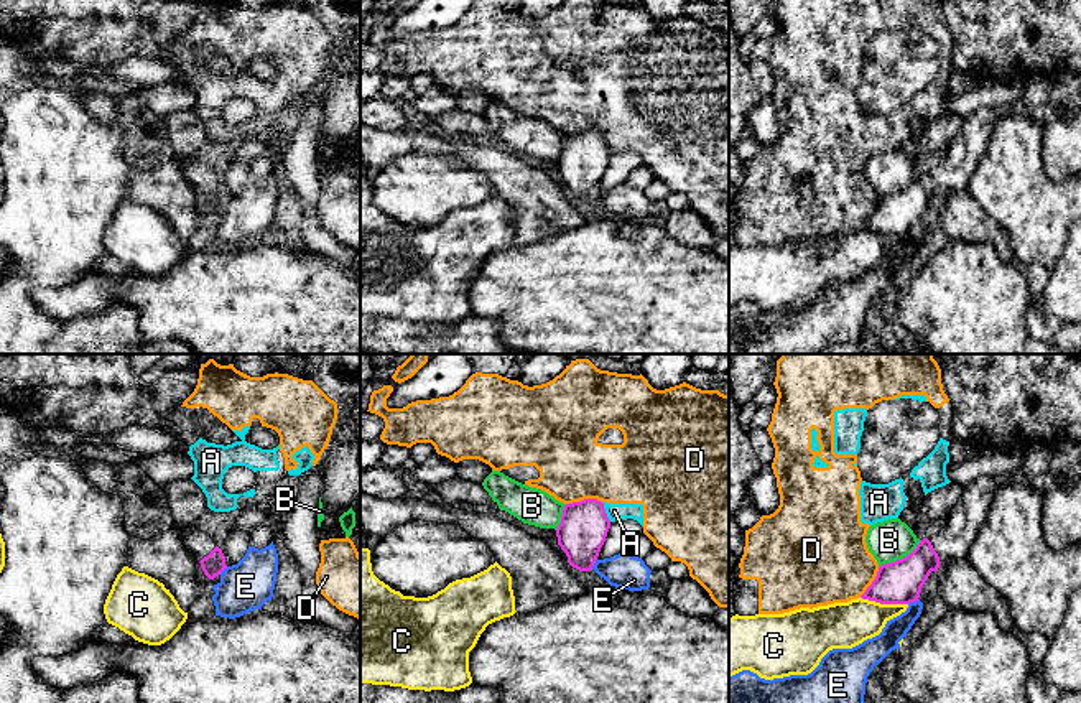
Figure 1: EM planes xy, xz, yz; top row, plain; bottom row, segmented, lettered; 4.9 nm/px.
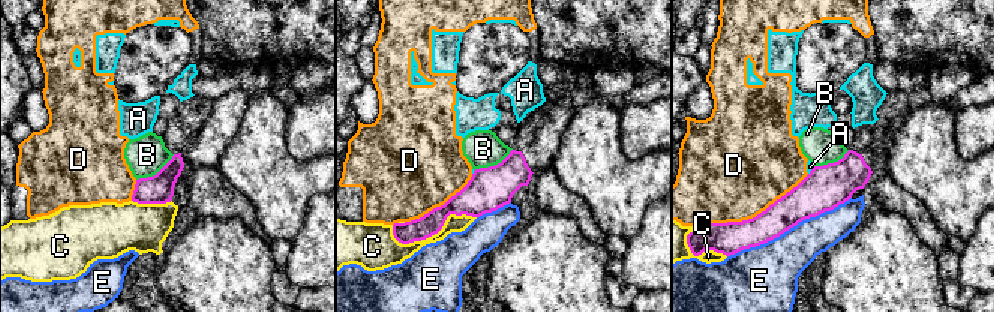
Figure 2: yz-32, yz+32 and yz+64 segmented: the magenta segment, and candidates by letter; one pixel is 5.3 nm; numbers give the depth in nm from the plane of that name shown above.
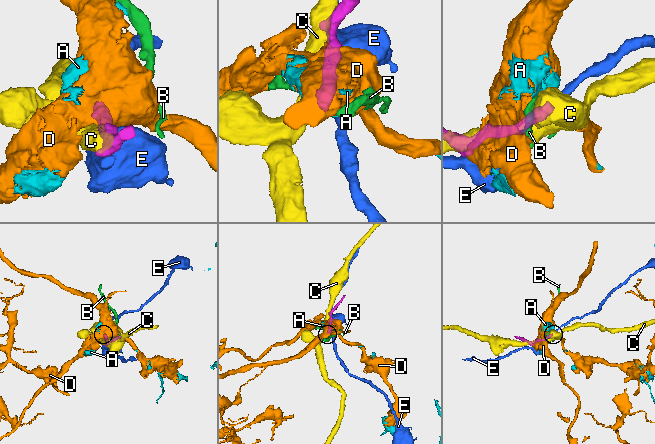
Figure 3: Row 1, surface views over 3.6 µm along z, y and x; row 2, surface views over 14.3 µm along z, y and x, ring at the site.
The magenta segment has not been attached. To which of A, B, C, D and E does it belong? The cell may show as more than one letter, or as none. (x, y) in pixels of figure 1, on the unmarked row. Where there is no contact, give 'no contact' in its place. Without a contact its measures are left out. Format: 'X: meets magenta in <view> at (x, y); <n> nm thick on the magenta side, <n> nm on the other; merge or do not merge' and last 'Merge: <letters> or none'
A: meets magenta in xz at (604, 144); 240 nm thick on the magenta side, 80 nm on the other; do not merge
B: meets magenta in yz at (902, 190); 220 nm thick on the magenta side, 200 nm on the other; do not merge
C: meets magenta in yz at (884, 234); 220 nm thick on the magenta side, 220 nm on the other; do not merge
D: meets magenta in xz at (584, 130); 240 nm thick on the magenta side, 340 nm on the other; do not merge
E: meets magenta in xz at (594, 193); 240 nm thick on the magenta side, 170 nm on the other; do not merge
Merge: none

